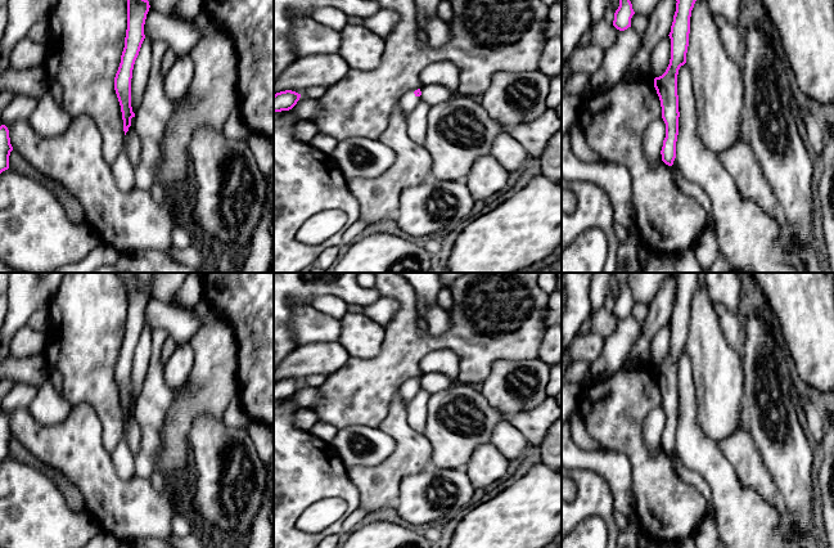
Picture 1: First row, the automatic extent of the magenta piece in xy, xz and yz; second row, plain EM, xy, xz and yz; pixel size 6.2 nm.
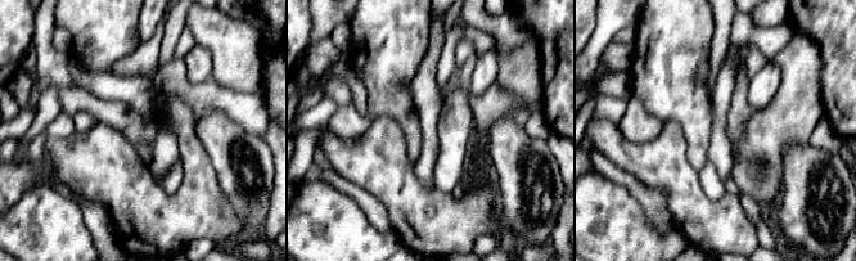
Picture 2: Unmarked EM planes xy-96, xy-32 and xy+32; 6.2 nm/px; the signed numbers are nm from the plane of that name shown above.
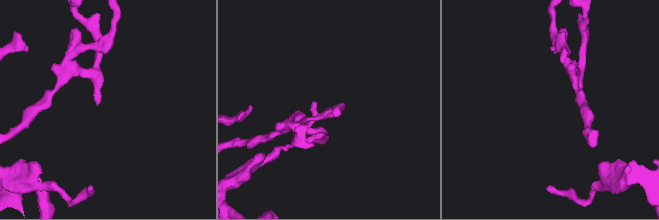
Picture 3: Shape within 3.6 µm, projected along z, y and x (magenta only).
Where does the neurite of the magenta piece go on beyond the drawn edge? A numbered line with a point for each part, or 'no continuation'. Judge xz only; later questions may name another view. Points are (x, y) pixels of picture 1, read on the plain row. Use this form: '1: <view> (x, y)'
1: xz (409, 389)

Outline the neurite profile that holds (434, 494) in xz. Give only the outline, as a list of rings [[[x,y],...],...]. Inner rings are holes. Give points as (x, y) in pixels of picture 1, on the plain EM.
[[[429,463],[416,475],[402,479],[397,512],[415,525],[441,524],[469,507],[474,488],[465,470]]]

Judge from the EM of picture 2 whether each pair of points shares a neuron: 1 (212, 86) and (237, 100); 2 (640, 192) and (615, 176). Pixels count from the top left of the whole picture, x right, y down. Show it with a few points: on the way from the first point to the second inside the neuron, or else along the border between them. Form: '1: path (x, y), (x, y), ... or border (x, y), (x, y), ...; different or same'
1: path (219, 93), (230, 100); same
2: path (634, 187), (621, 178); same

